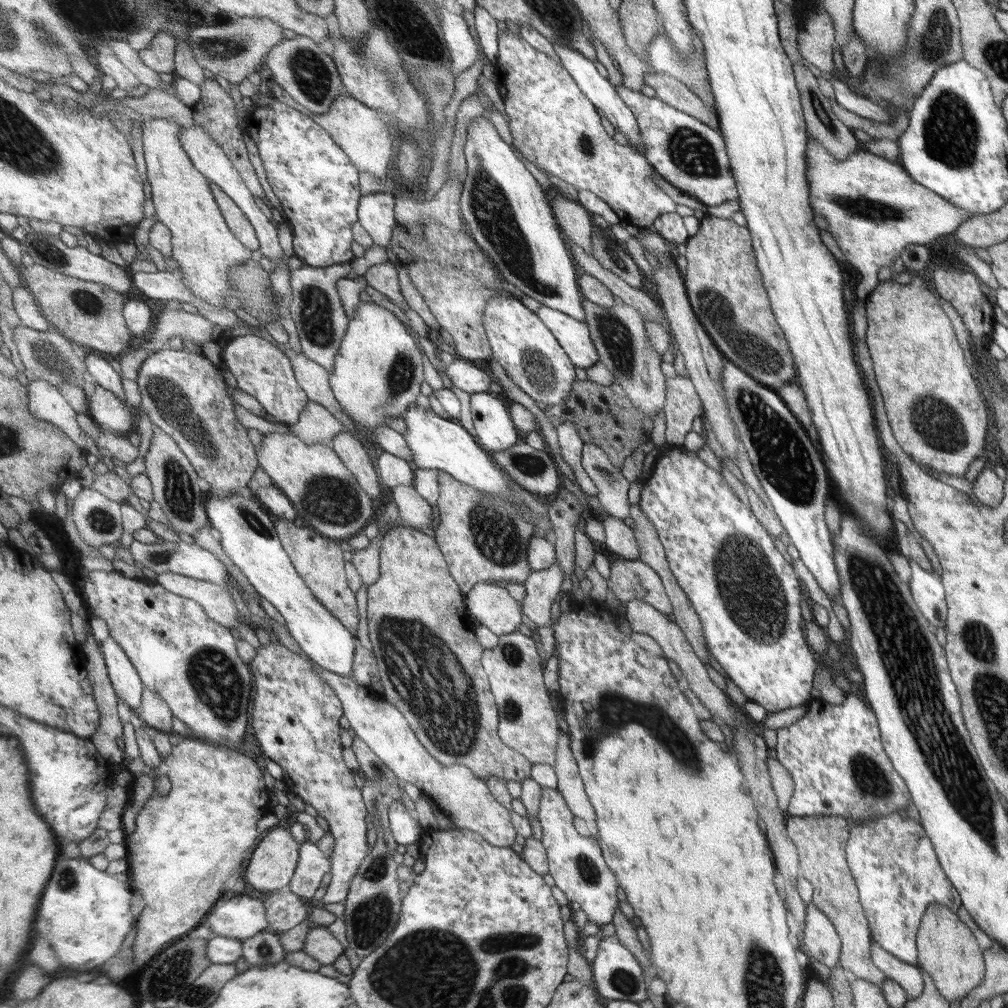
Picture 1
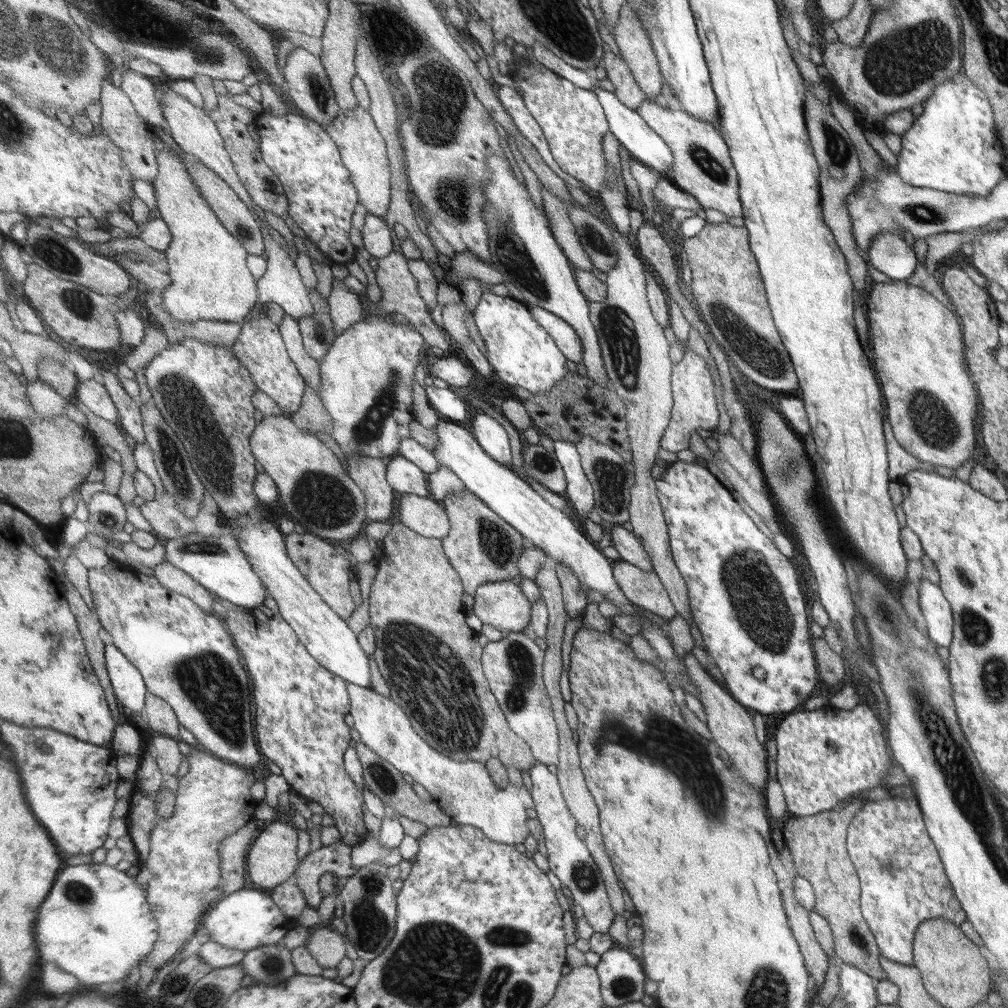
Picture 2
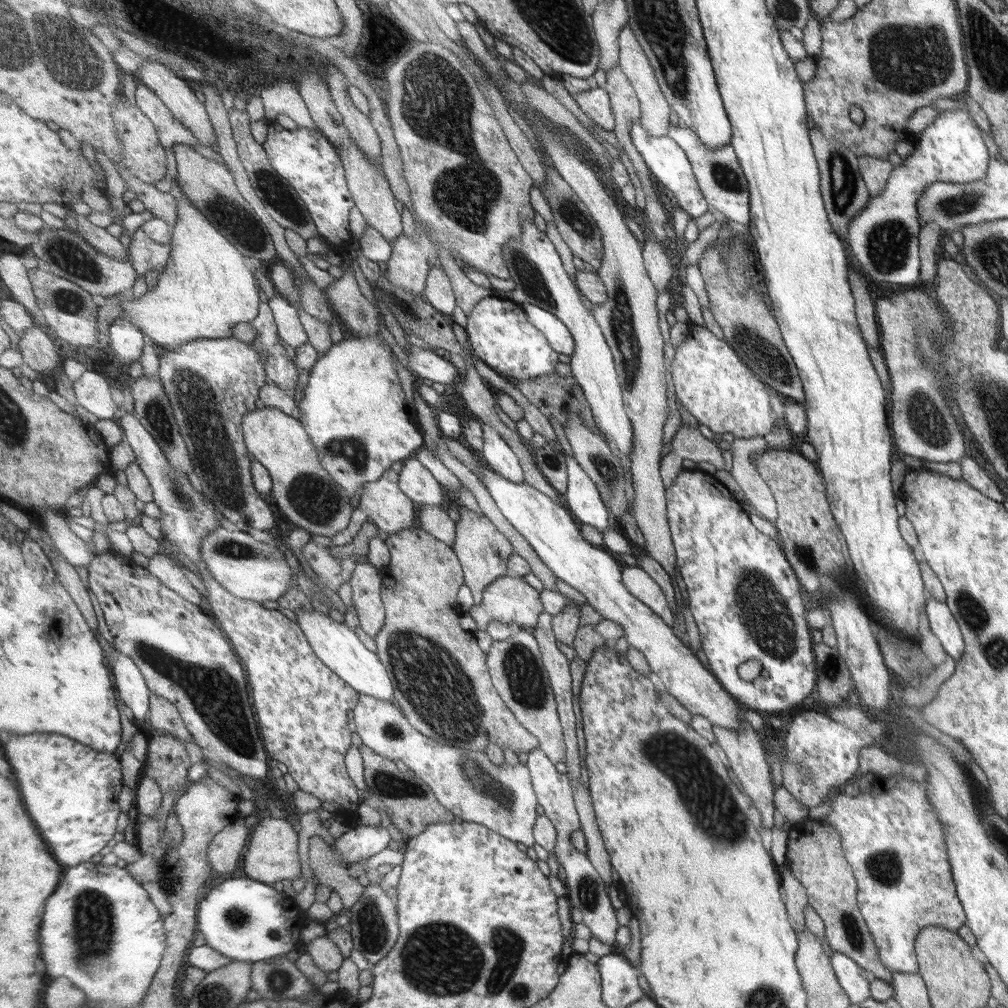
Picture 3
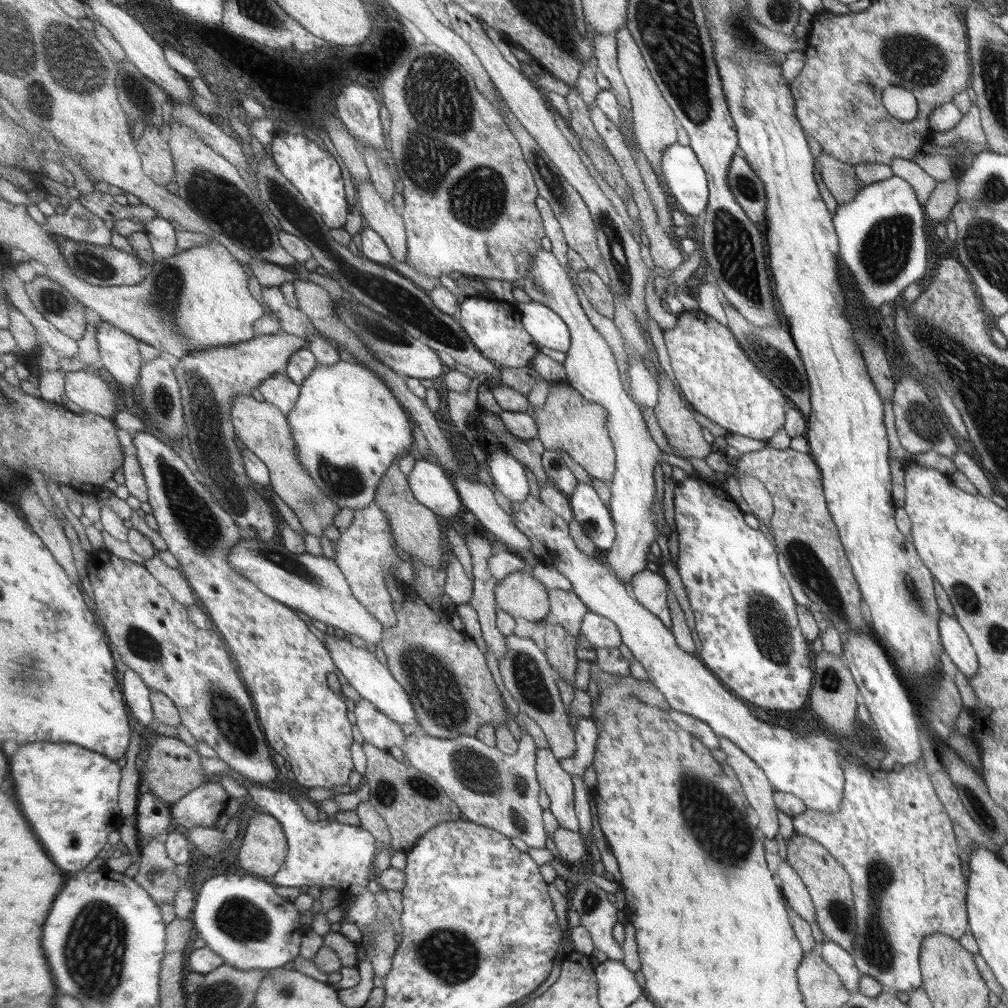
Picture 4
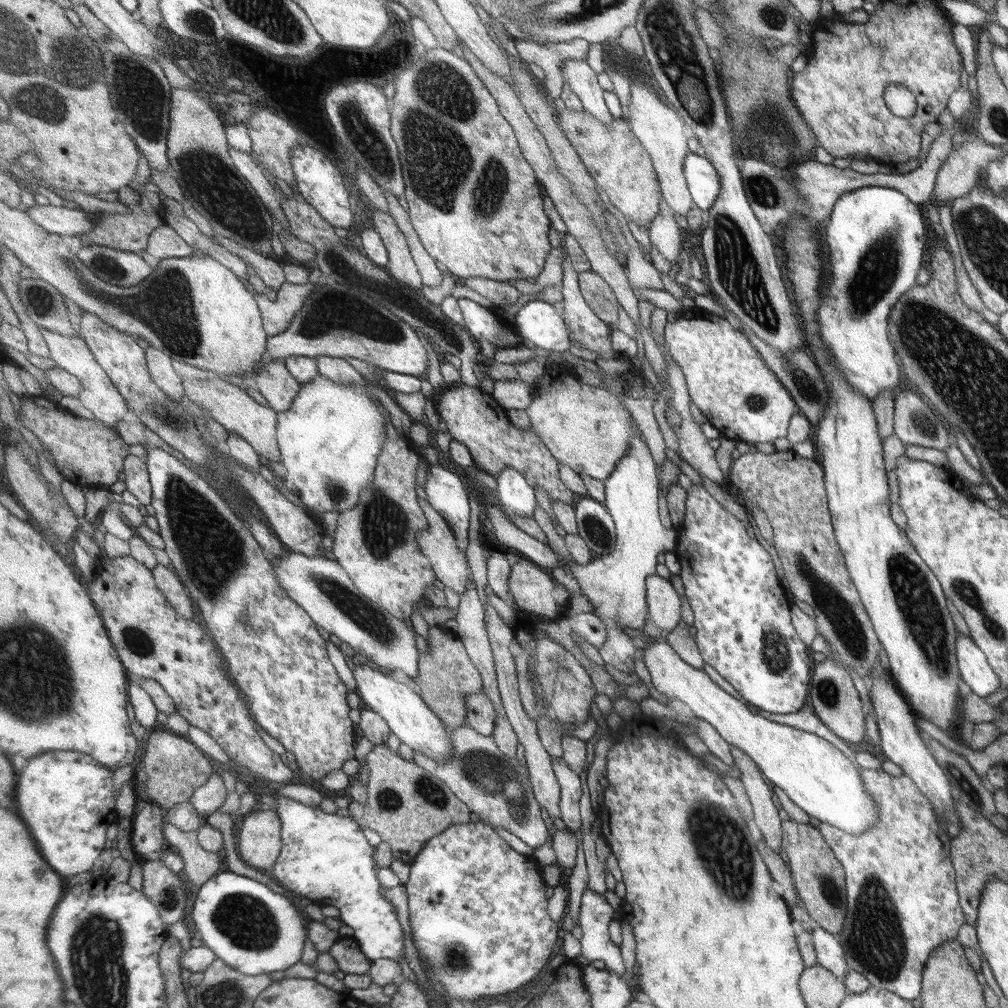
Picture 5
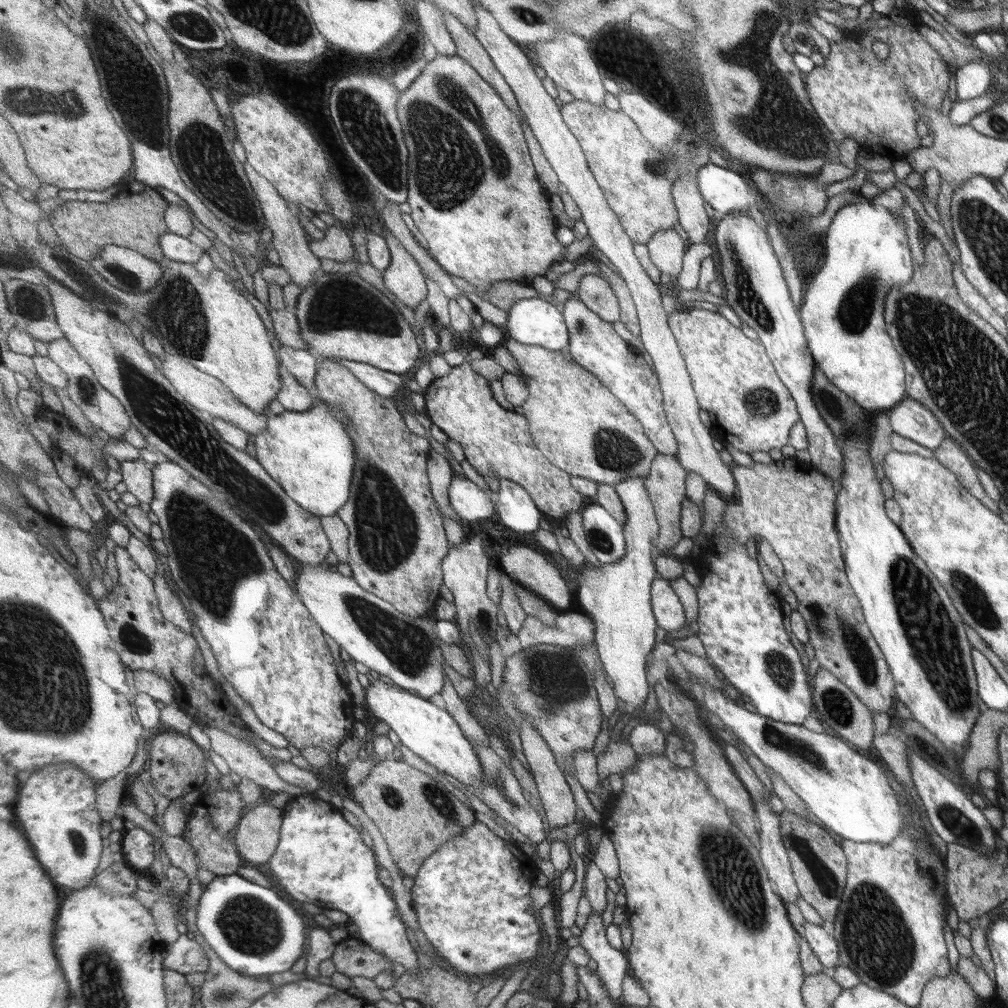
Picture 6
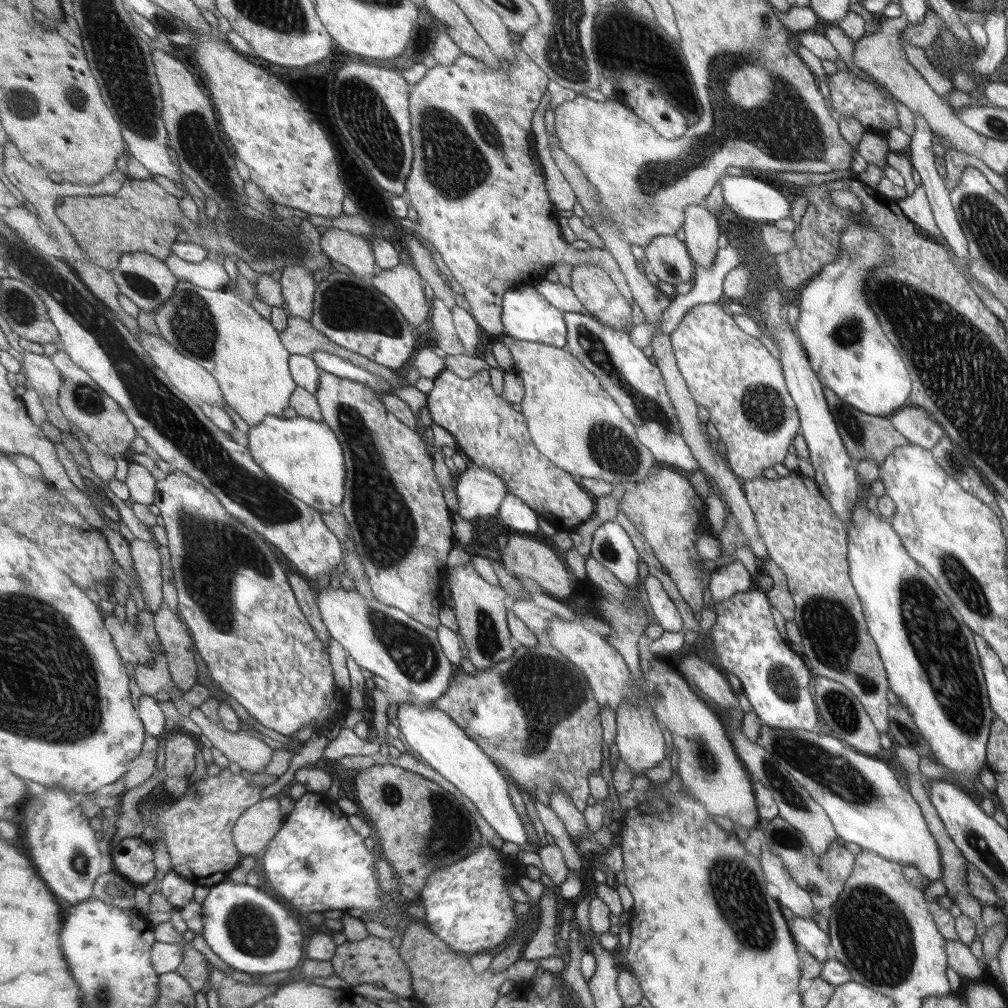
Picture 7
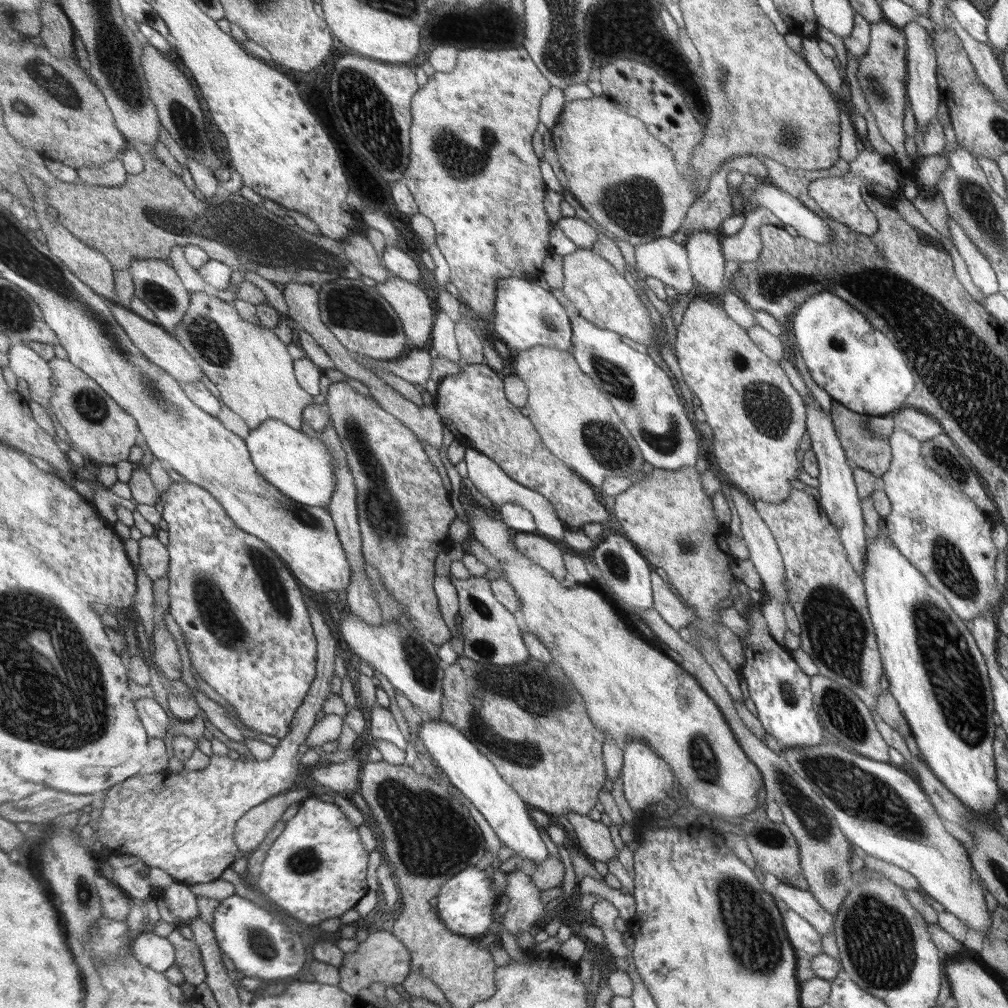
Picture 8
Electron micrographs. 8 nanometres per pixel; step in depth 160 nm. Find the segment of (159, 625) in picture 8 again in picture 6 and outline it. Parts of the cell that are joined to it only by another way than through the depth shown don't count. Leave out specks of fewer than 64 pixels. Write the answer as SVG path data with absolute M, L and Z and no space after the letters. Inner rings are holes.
M155 574L153 586L155 586L155 594L159 598L159 608L161 612L173 623L179 625L183 632L191 634L191 618L187 614L187 608L183 606L183 602L179 600L179 596L173 592L171 588L172 582L167 582L167 578L163 578L161 574Z

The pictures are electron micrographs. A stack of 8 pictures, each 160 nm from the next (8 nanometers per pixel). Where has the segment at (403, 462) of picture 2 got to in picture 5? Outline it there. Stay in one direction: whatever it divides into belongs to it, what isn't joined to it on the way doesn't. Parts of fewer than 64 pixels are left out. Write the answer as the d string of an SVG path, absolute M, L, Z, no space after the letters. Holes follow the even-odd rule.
M429 465L427 468L424 492L428 496L433 508L446 517L447 522L454 529L458 547L461 552L469 546L469 516L471 504L469 494L461 478L440 465Z

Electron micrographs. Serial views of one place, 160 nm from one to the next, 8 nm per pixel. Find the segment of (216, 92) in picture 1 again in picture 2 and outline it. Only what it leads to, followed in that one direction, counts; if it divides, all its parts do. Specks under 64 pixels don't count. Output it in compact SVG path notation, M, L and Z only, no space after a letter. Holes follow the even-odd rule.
M227 94L220 96L219 110L215 110L215 112L207 111L207 115L217 124L235 170L252 196L252 199L261 209L271 210L277 216L290 221L288 214L289 199L287 198L285 187L281 179L275 174L275 171L263 161L260 144L253 140L253 136L249 132L249 123L254 123L258 114L253 112L250 104L245 107L239 106L239 104L233 102L231 95Z

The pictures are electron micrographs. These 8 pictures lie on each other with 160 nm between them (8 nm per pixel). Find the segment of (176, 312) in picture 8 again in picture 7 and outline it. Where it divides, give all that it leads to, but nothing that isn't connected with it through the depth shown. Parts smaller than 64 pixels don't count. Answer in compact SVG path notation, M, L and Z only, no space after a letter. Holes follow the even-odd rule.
M126 252L119 261L119 266L110 270L118 284L120 292L125 293L140 306L151 314L155 314L174 295L174 290L179 282L178 277L168 267L166 261L159 260L148 252Z

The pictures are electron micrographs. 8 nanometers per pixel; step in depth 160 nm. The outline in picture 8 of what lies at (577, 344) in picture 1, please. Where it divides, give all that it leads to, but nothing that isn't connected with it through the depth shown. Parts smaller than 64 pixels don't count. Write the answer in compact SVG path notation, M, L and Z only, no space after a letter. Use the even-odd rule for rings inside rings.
M506 278L498 281L498 297L493 320L499 340L517 351L544 346L560 351L573 348L574 329L567 310L560 300L544 289L539 281L521 278Z

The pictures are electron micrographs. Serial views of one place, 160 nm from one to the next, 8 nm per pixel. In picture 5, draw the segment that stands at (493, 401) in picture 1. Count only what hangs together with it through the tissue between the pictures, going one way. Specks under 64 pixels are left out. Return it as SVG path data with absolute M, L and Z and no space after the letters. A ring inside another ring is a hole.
M513 467L501 471L495 478L497 488L494 491L496 501L508 514L530 517L539 504L534 486Z

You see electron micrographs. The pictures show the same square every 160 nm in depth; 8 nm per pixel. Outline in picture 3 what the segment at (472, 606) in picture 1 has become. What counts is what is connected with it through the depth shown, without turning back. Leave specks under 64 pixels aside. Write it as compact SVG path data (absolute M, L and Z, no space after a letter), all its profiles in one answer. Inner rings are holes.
M510 574L499 578L491 587L485 591L483 604L475 606L469 613L480 626L479 630L487 630L488 626L495 620L503 624L513 625L515 629L535 628L539 616L545 612L541 592L529 586L523 578Z

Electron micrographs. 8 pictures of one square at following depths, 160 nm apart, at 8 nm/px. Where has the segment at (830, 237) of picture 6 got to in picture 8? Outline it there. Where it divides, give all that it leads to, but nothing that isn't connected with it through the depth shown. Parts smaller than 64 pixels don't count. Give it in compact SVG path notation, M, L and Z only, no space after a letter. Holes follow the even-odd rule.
M819 291L803 301L790 321L798 350L811 378L836 403L860 415L885 417L901 409L913 391L913 378L901 354L867 318L842 297Z

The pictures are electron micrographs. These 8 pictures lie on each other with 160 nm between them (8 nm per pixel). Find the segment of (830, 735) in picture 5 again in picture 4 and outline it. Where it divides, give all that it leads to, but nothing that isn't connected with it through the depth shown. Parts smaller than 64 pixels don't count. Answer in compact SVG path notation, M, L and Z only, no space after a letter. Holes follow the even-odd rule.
M846 754L841 755L840 761L845 774L841 807L834 813L806 808L792 818L793 833L818 841L849 875L856 922L856 935L849 953L859 972L874 978L884 990L906 995L922 984L918 958L923 938L939 933L957 941L968 929L966 877L958 856L953 821L934 791L922 758L903 765L898 772L861 771L859 764Z

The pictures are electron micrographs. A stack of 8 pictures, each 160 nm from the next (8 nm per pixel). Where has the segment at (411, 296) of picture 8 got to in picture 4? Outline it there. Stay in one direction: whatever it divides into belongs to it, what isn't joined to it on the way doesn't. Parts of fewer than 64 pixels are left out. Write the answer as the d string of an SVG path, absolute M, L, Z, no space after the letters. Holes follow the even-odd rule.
M369 179L356 185L358 209L364 225L375 230L388 244L394 261L408 262L408 237L406 222L397 206L379 194L374 182Z

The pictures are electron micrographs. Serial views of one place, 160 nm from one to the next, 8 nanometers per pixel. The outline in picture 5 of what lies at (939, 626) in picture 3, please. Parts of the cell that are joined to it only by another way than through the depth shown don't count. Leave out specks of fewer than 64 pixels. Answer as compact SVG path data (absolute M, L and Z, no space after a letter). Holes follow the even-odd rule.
M958 634L957 660L961 679L973 694L983 698L998 690L998 680L985 655L968 636Z

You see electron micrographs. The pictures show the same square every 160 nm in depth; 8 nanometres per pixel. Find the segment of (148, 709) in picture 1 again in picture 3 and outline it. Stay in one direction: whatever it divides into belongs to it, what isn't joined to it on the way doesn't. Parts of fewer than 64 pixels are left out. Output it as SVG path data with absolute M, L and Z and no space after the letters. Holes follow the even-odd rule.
M154 692L150 696L150 724L162 732L170 732L181 741L194 742L186 722L174 704Z

